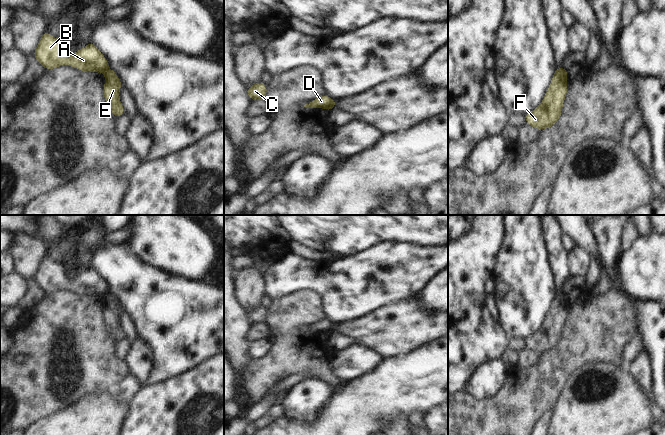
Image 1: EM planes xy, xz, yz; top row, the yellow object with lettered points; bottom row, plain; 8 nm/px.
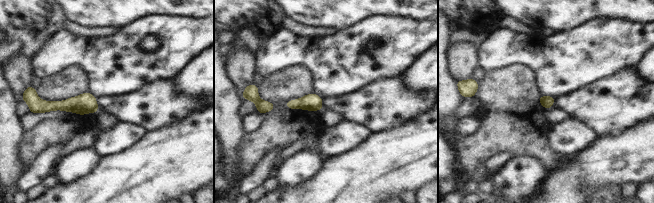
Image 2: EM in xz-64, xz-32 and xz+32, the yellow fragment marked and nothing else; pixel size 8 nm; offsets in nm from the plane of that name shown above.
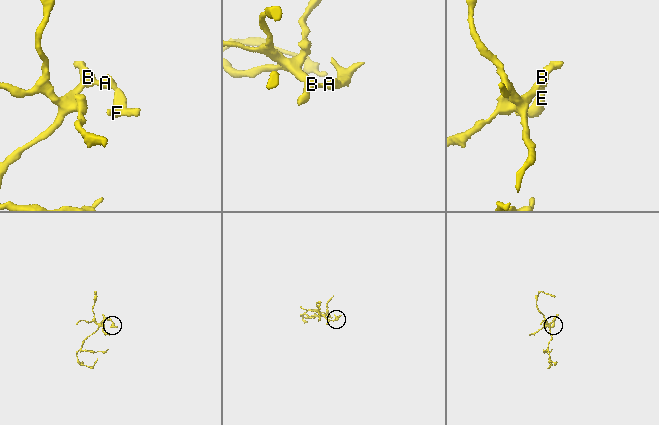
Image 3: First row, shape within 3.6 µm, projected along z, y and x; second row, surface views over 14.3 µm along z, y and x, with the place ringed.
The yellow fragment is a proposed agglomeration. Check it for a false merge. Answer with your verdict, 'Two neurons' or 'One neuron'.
Two neurons

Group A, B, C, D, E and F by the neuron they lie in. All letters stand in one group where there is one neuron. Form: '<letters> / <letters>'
A B C D / E F

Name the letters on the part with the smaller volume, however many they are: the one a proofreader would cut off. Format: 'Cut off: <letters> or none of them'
Cut off: E, F

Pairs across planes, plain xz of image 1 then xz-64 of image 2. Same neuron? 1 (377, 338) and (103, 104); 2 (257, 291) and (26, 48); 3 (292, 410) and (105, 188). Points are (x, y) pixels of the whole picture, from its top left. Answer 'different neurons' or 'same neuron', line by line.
1: same neuron
2: different neurons
3: different neurons

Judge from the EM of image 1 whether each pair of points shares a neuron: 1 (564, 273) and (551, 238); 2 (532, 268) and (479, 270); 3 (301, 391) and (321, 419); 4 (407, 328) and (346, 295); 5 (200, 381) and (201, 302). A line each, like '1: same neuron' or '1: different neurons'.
1: same neuron
2: different neurons
3: different neurons
4: different neurons
5: different neurons

